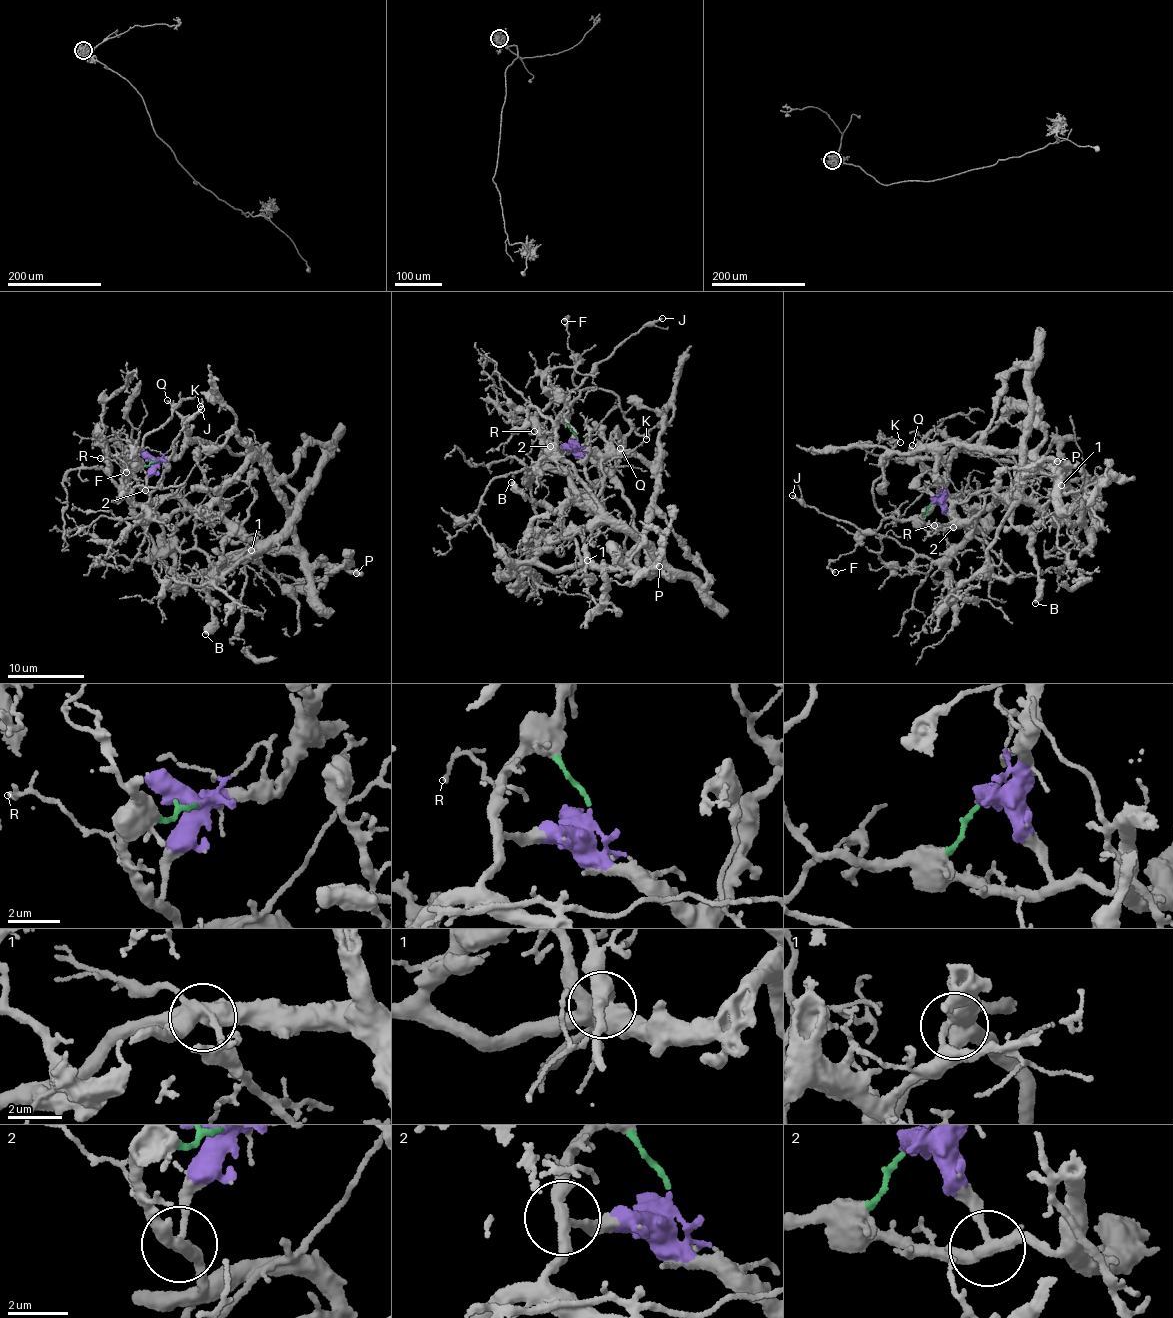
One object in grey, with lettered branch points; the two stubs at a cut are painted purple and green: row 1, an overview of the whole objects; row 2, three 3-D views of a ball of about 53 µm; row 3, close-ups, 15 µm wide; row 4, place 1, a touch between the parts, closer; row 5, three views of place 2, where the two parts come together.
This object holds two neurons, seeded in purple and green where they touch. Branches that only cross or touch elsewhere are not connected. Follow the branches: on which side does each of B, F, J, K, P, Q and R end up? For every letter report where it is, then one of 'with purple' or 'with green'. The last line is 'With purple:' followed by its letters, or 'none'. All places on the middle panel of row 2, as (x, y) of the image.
B: place (511, 482); with purple
F: place (564, 321); with green
J: place (662, 318); with green
K: place (646, 439); with green
P: place (659, 566); with purple
Q: place (620, 448); with purple
R: place (534, 431); with green
With purple: B, P, Q

